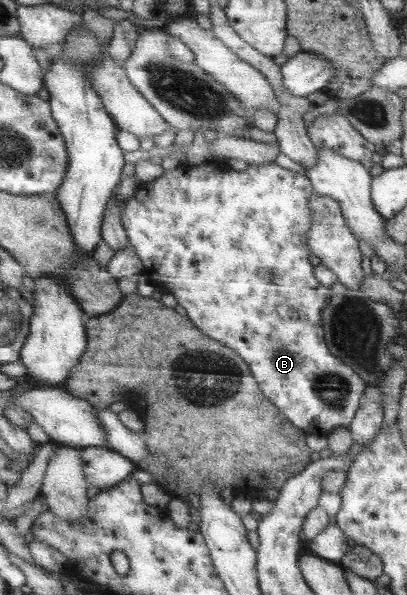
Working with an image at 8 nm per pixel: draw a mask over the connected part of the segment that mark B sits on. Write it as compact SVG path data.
M217 159L203 165L180 165L174 170L164 172L155 180L139 184L134 195L127 200L127 208L123 212L123 225L125 225L137 255L149 268L147 277L151 278L156 289L161 293L172 294L176 303L185 309L186 316L195 327L210 336L211 339L222 343L225 347L230 347L240 356L240 359L245 359L245 363L249 363L248 369L255 377L257 385L261 387L261 393L271 401L271 404L289 423L306 434L326 437L333 429L348 428L351 424L357 408L363 402L366 382L360 379L351 367L333 356L327 350L327 344L324 342L321 314L332 293L330 288L317 281L313 273L314 266L308 261L307 230L311 224L311 213L309 213L307 202L309 202L311 190L312 185L305 174L299 174L299 172L280 167L275 163L249 165L243 171L235 171L229 168L225 161Z

